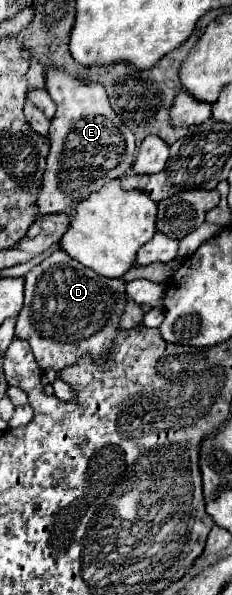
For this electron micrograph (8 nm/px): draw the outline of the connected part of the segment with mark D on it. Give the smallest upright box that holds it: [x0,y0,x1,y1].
[16,250,126,372]

